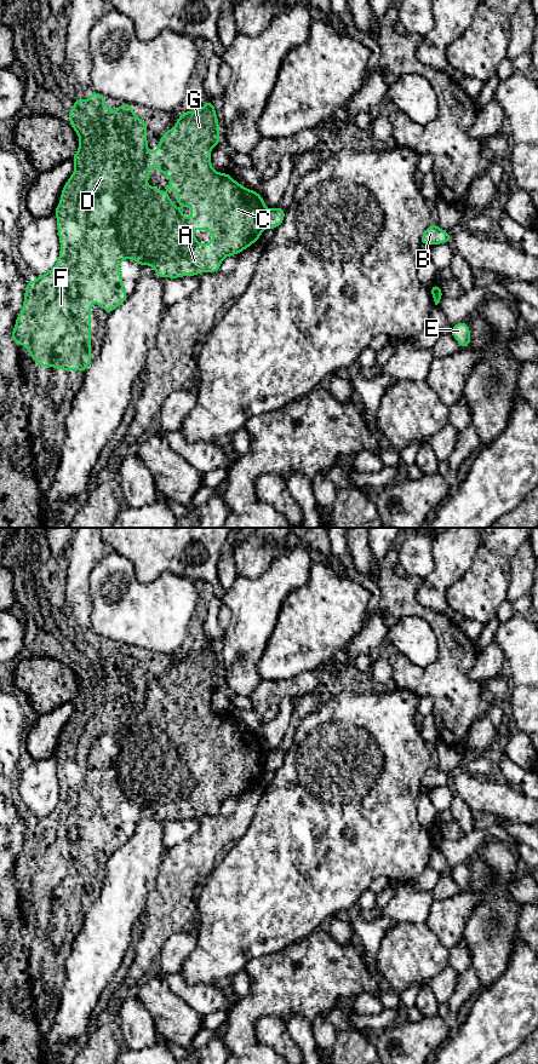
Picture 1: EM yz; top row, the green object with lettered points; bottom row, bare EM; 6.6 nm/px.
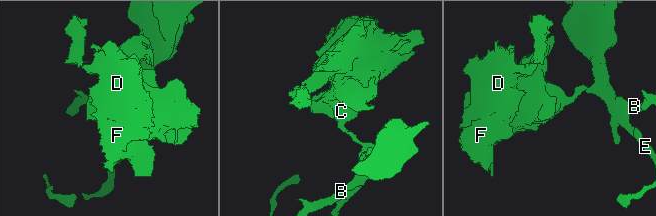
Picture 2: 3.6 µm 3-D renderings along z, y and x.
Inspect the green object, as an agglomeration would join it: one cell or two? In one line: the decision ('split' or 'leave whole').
split

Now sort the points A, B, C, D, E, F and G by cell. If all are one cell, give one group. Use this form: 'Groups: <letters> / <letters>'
Groups: A C D F G / B E

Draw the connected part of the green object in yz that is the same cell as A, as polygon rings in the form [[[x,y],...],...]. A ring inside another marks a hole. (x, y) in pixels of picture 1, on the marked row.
[[[93,88],[91,90],[91,98],[75,99],[74,108],[68,113],[68,120],[70,126],[79,136],[79,149],[71,157],[75,169],[65,185],[62,189],[61,200],[55,209],[57,217],[57,230],[59,236],[61,251],[57,264],[46,274],[39,275],[36,281],[25,282],[24,301],[21,314],[16,318],[15,329],[11,333],[11,338],[15,343],[25,346],[25,350],[32,355],[34,362],[40,367],[55,367],[61,370],[80,370],[86,372],[86,368],[91,363],[91,303],[96,301],[103,310],[109,315],[116,307],[119,307],[128,297],[122,286],[122,277],[120,274],[120,263],[124,259],[133,259],[141,266],[151,265],[155,270],[155,275],[164,280],[165,277],[179,278],[183,276],[195,276],[201,272],[218,272],[219,266],[224,258],[234,254],[240,254],[247,247],[259,240],[264,230],[265,219],[265,203],[259,192],[242,186],[235,182],[229,173],[218,173],[212,168],[211,165],[211,149],[219,145],[219,122],[216,115],[213,103],[207,99],[206,104],[191,113],[190,110],[182,113],[179,119],[174,122],[176,127],[166,131],[160,137],[159,148],[154,150],[153,155],[148,154],[147,142],[147,122],[134,115],[132,104],[121,103],[120,108],[114,113],[111,108],[105,107],[104,96],[97,93]],[[156,167],[160,173],[164,173],[172,180],[171,185],[166,185],[165,192],[161,192],[158,186],[148,186],[147,180],[150,178],[150,168]],[[174,189],[177,200],[182,207],[190,207],[191,215],[188,220],[185,215],[177,207],[172,205],[172,199],[167,196],[167,191]],[[193,230],[207,230],[214,238],[208,245],[200,245],[195,238]]]

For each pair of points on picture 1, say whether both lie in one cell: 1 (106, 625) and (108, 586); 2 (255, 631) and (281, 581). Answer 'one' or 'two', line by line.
1: one
2: one

